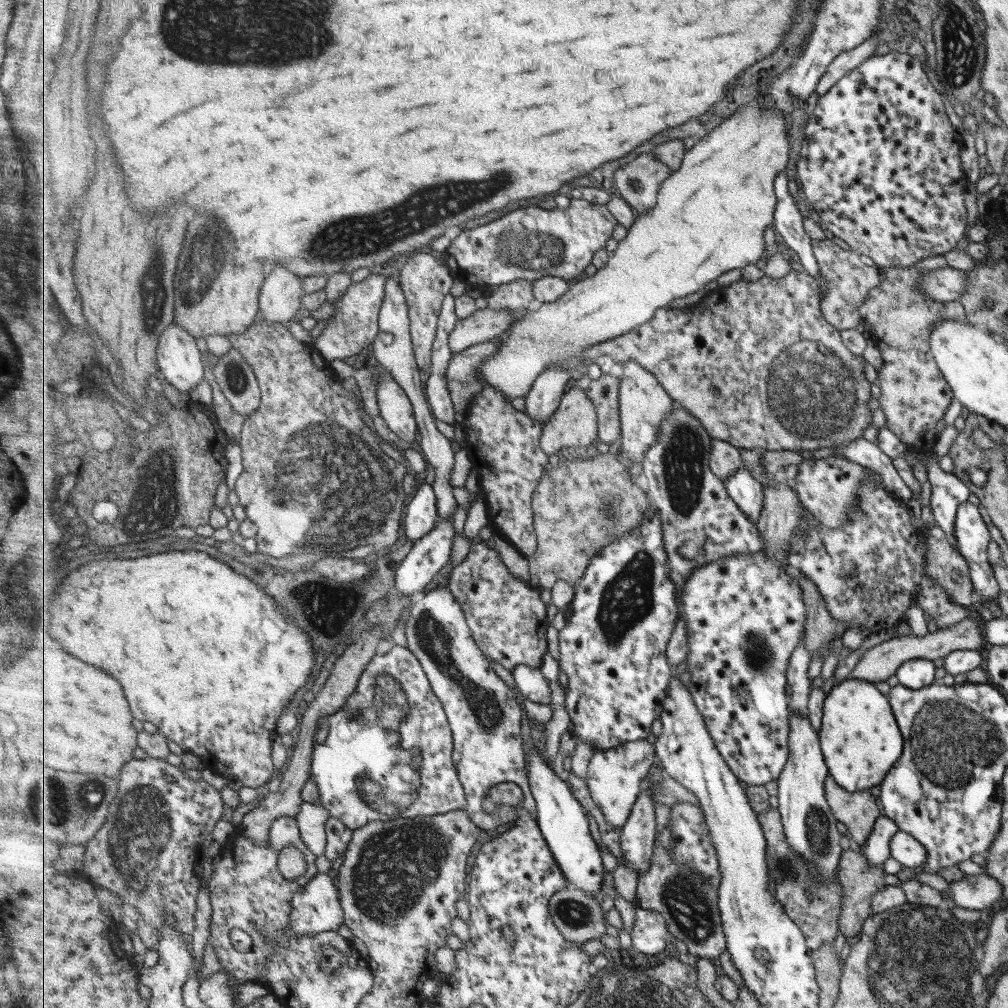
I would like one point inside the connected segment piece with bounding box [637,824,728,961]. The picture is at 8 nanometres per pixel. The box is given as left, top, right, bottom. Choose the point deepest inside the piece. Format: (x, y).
(690, 904)

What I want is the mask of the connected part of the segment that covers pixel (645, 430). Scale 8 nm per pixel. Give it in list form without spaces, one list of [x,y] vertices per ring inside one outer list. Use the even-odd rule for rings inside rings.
[[[634,361],[622,366],[619,376],[622,438],[618,446],[632,462],[643,465],[648,450],[657,444],[661,436],[661,424],[664,424],[667,416],[673,412],[675,400],[660,380],[657,380],[657,376]]]

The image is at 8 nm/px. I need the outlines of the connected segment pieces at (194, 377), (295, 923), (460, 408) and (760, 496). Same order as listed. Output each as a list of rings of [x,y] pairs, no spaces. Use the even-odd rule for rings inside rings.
[[[174,321],[159,340],[157,366],[165,380],[179,392],[191,394],[205,376],[196,337]]]
[[[318,873],[318,875],[294,894],[293,912],[291,922],[285,928],[287,936],[292,935],[295,938],[304,938],[304,936],[314,936],[318,932],[327,932],[327,930],[339,930],[345,922],[345,913],[341,905],[340,888],[335,886],[333,875],[329,873]]]
[[[509,333],[493,338],[453,355],[448,371],[449,391],[455,403],[457,422],[467,421],[472,398],[485,388],[485,379],[479,377],[482,367],[501,350]]]
[[[742,465],[725,483],[729,495],[736,500],[745,515],[749,515],[749,519],[755,523],[759,522],[764,514],[764,485],[755,480],[751,469]]]

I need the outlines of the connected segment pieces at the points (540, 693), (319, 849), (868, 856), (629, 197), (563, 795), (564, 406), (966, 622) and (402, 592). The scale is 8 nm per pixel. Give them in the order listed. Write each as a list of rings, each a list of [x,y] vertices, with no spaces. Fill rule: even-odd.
[[[521,664],[511,672],[521,692],[529,698],[529,700],[542,704],[551,704],[551,684],[549,680],[541,674],[539,668]]]
[[[303,803],[296,816],[300,825],[301,836],[308,848],[317,856],[326,853],[328,844],[327,821],[331,812],[322,804]]]
[[[879,815],[875,819],[871,832],[861,846],[865,860],[869,865],[883,866],[883,861],[890,856],[889,842],[894,832],[897,832],[897,825],[893,824],[893,820],[885,815]]]
[[[653,152],[641,154],[616,172],[619,196],[640,214],[653,210],[665,180],[672,175],[671,167],[657,159]]]
[[[539,748],[531,749],[527,760],[529,765],[527,767],[528,779],[537,806],[535,815],[545,841],[548,842],[549,849],[557,858],[557,864],[561,866],[561,870],[565,872],[565,878],[569,880],[569,885],[584,890],[585,893],[591,894],[601,901],[599,894],[601,894],[601,890],[605,891],[603,886],[605,866],[603,866],[599,846],[597,846],[595,838],[591,836],[589,820],[587,820],[585,810],[583,810],[584,805],[581,804],[571,787],[567,786],[567,782],[557,776],[554,768],[547,766]]]
[[[572,384],[564,394],[561,406],[557,409],[556,414],[547,421],[544,434],[540,440],[541,446],[549,456],[553,456],[561,453],[567,447],[585,449],[589,444],[593,444],[597,437],[600,438],[596,404],[589,399],[588,392],[585,389]]]
[[[967,618],[957,622],[957,624],[953,624],[953,626],[949,626],[949,628],[937,628],[936,631],[923,634],[923,636],[907,634],[882,641],[858,654],[859,661],[850,670],[849,678],[864,680],[868,683],[883,682],[886,678],[895,674],[897,668],[903,664],[903,661],[919,658],[933,661],[937,658],[943,658],[943,656],[953,652],[953,650],[977,650],[981,646],[981,642],[983,642],[979,623],[980,621],[977,619]]]
[[[452,516],[449,520],[440,520],[439,524],[428,535],[425,535],[425,538],[414,541],[407,556],[397,566],[394,566],[399,600],[409,596],[412,601],[415,601],[422,596],[432,587],[436,574],[440,574],[439,570],[451,560],[453,538],[455,537],[455,528],[453,528],[452,522]]]

